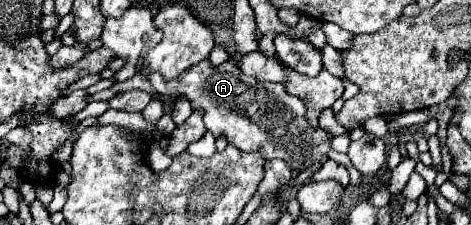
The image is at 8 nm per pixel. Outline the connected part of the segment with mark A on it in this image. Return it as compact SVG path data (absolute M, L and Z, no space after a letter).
M205 59L173 81L161 79L159 73L149 81L157 93L167 97L185 95L193 109L205 109L205 127L215 137L225 133L227 141L241 151L257 151L267 161L283 159L293 171L307 169L331 149L331 137L321 127L311 129L305 125L305 105L297 97L287 95L281 83L257 83L253 77L241 73L241 69L231 61L213 67L211 61Z

